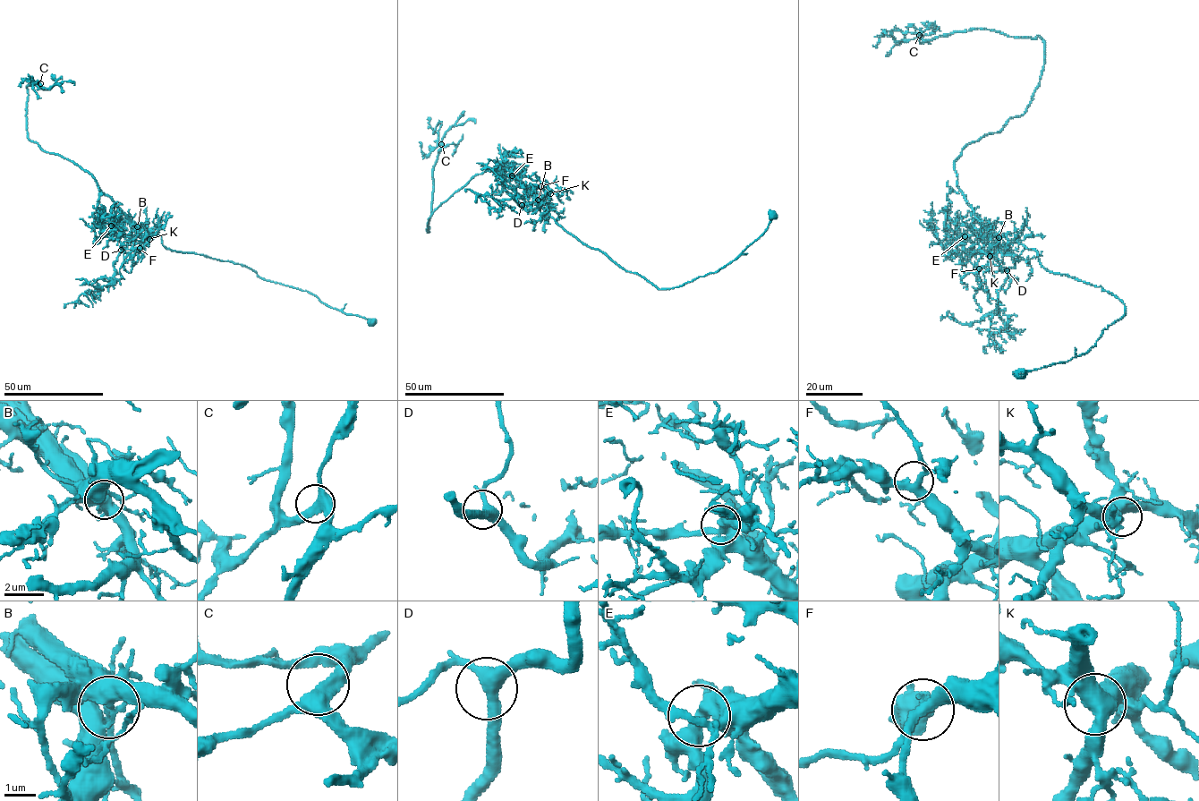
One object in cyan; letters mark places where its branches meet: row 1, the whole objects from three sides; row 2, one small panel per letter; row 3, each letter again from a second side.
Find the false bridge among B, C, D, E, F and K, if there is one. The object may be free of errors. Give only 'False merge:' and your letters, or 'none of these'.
False merge: B

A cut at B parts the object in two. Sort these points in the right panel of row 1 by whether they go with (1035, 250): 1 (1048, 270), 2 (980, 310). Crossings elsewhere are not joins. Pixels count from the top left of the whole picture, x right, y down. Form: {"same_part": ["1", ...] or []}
{"same_part": ["1"]}

